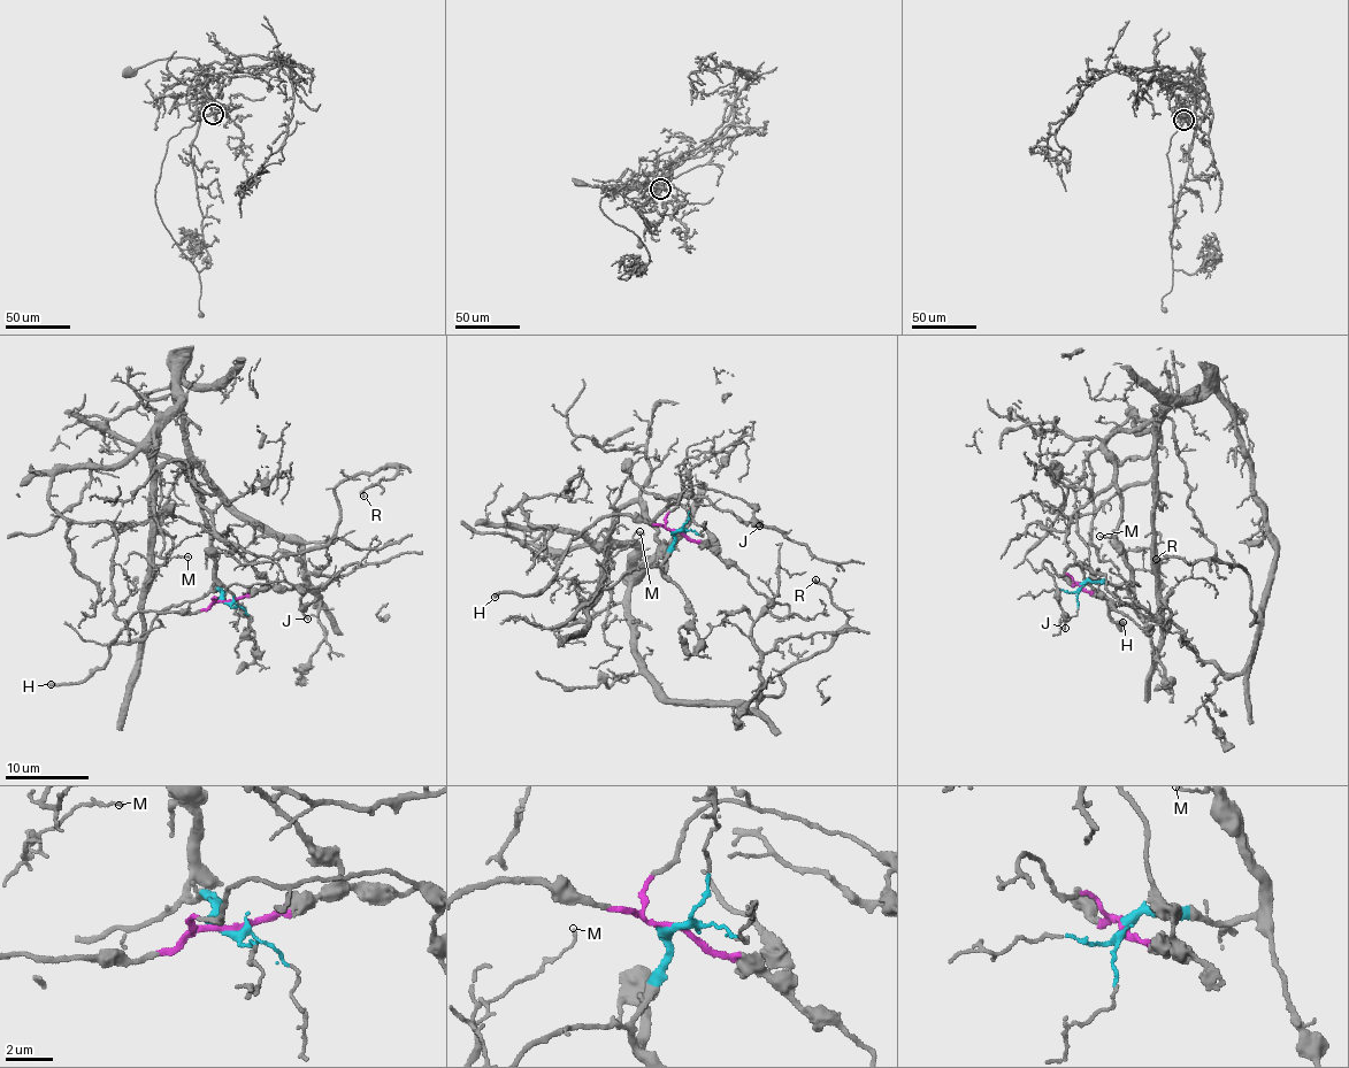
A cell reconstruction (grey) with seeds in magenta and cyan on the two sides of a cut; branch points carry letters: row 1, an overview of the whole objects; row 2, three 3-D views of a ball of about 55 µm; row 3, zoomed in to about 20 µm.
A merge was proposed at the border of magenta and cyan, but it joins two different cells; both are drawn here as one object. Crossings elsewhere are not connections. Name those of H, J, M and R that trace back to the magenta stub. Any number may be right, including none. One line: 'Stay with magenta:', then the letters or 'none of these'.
Stay with magenta: H, J

